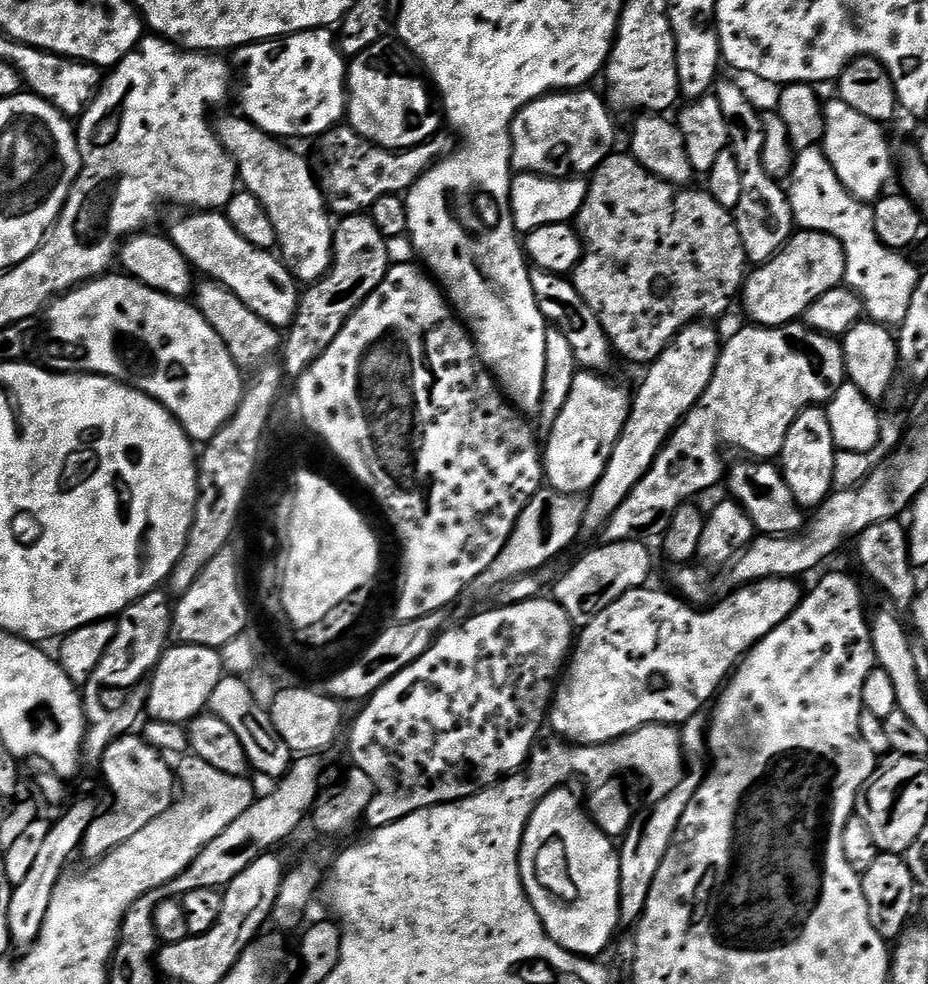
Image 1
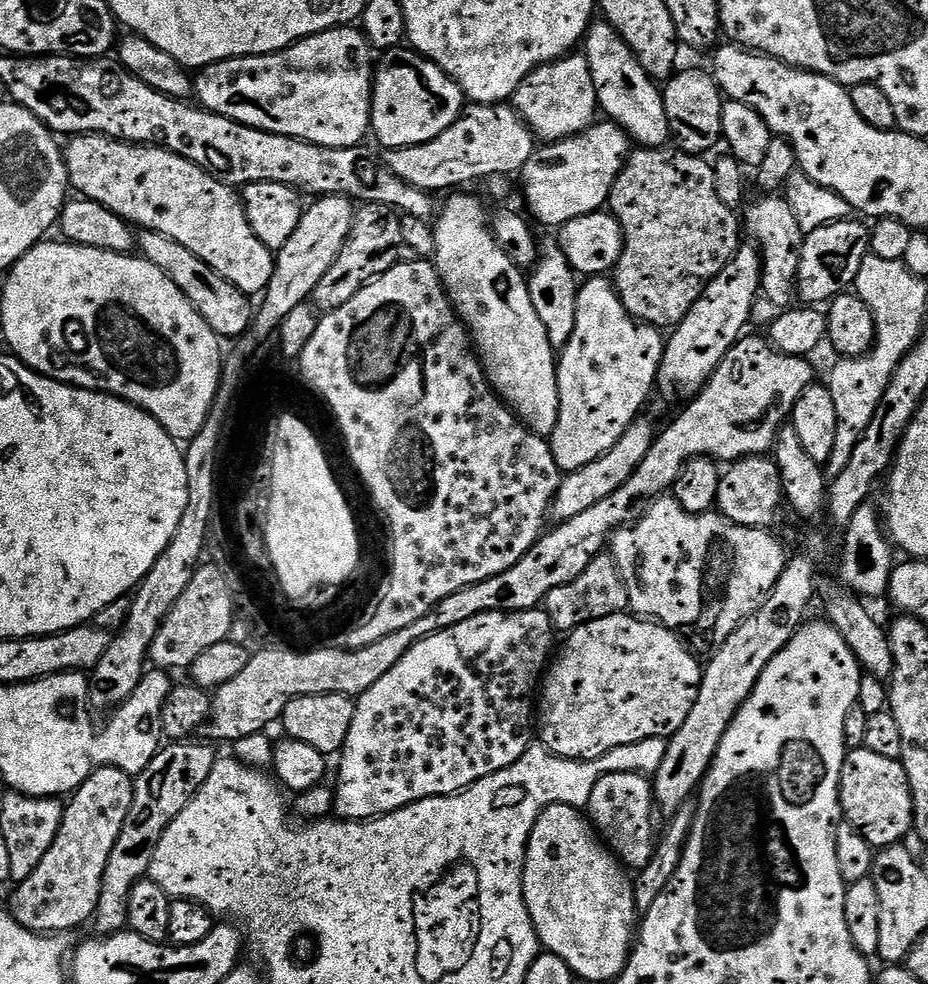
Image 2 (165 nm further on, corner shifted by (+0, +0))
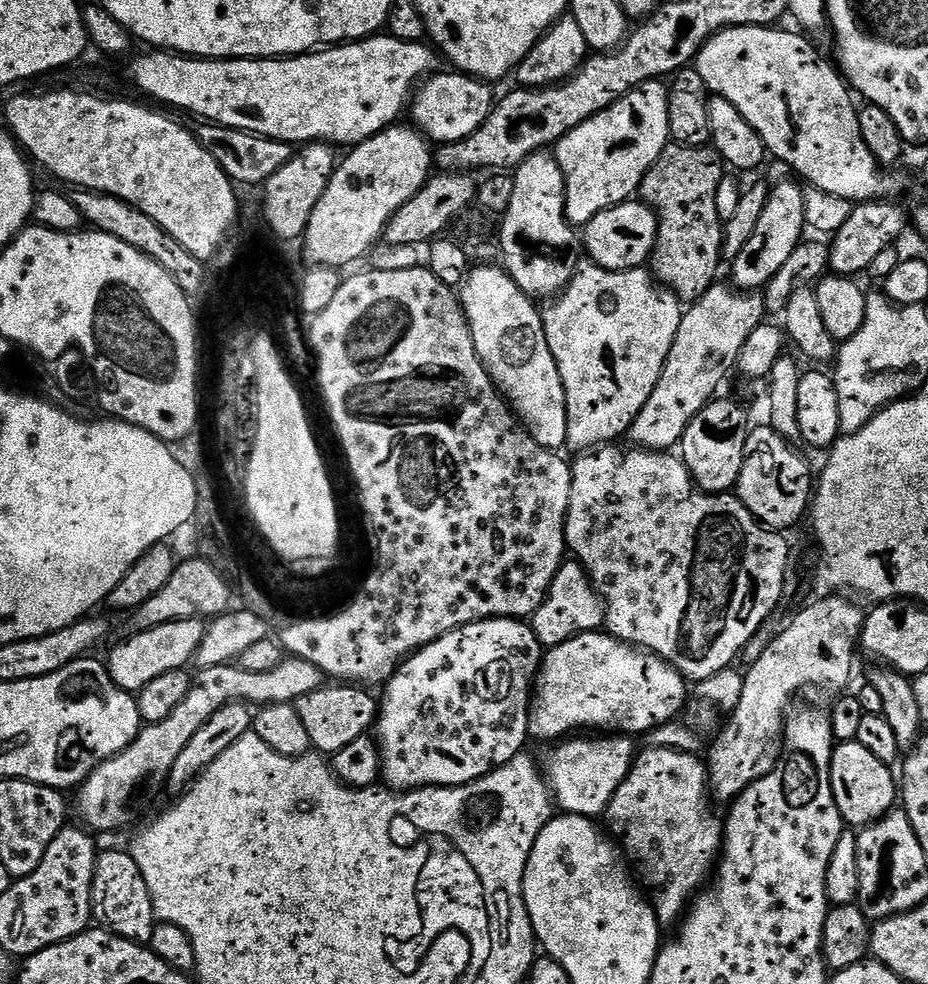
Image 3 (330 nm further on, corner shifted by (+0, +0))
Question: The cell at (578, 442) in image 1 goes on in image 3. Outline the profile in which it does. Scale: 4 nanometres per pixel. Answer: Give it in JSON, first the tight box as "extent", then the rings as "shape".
{"extent":[542,263,682,454],"shape":[[[589,263],[576,269],[572,281],[549,304],[552,305],[542,312],[544,333],[566,394],[567,451],[579,454],[611,445],[632,427],[634,418],[638,418],[642,406],[646,406],[646,398],[650,398],[654,386],[658,386],[670,346],[674,346],[674,334],[678,334],[682,301],[671,288],[657,283],[647,267],[611,272]]]}

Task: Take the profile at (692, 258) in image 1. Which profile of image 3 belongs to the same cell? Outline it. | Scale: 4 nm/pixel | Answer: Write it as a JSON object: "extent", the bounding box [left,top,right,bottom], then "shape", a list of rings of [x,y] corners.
{"extent":[638,142,726,302],"shape":[[[675,142],[669,143],[662,150],[660,157],[650,166],[640,183],[638,193],[643,203],[649,204],[658,218],[658,238],[656,249],[652,251],[650,271],[657,281],[663,282],[672,289],[682,302],[694,302],[706,290],[710,290],[717,283],[722,265],[722,242],[724,241],[724,224],[718,214],[718,182],[722,182],[726,175],[724,159],[711,146],[686,146]]]}

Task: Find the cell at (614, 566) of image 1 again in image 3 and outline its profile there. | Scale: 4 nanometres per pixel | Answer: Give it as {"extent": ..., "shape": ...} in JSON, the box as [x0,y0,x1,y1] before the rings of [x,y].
{"extent":[530,558,608,650],"shape":[[[568,558],[554,574],[546,598],[530,618],[530,623],[541,649],[547,650],[557,648],[559,644],[575,636],[601,631],[607,618],[608,609],[604,607],[604,599],[592,584],[588,571],[574,558]]]}

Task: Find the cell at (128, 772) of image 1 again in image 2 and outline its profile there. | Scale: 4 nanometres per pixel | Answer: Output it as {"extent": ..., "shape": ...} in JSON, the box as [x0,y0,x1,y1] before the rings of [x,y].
{"extent":[10,766,133,934],"shape":[[[107,766],[93,768],[86,782],[82,782],[82,786],[71,793],[64,810],[64,825],[58,830],[58,838],[54,838],[54,846],[46,850],[46,858],[38,862],[38,870],[15,885],[10,914],[23,928],[41,934],[68,934],[71,928],[87,920],[89,923],[95,917],[98,894],[102,890],[102,874],[106,874],[106,861],[110,858],[110,850],[114,850],[114,842],[118,842],[118,834],[122,834],[126,814],[130,814],[133,802],[133,777],[120,768]]]}

